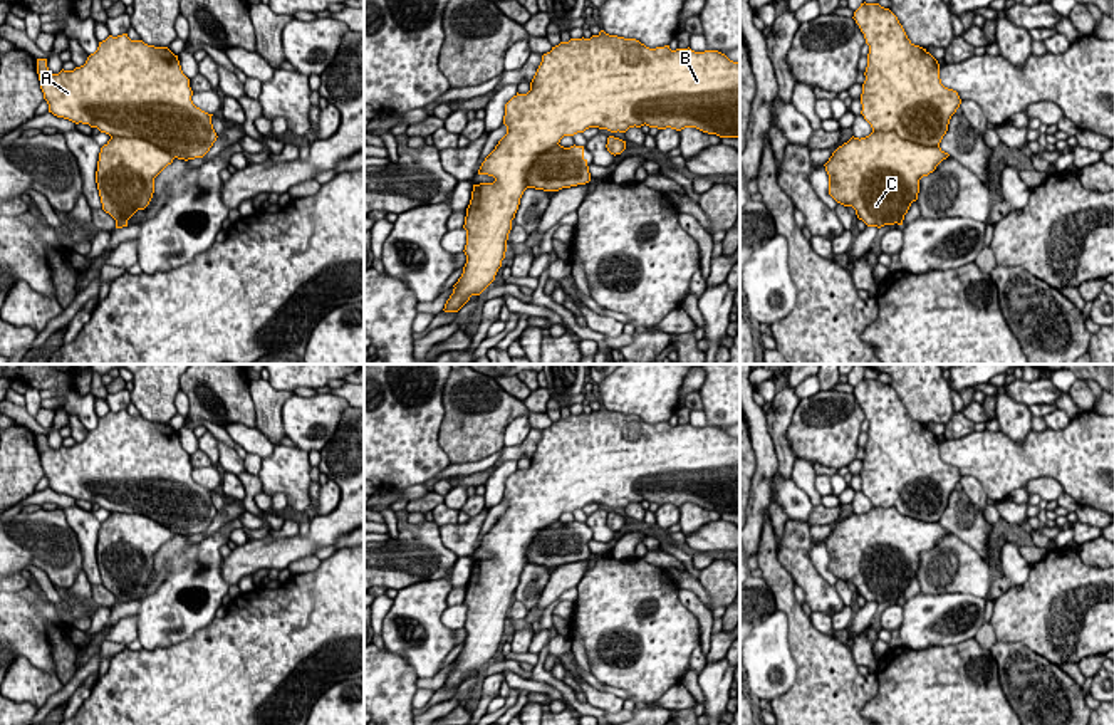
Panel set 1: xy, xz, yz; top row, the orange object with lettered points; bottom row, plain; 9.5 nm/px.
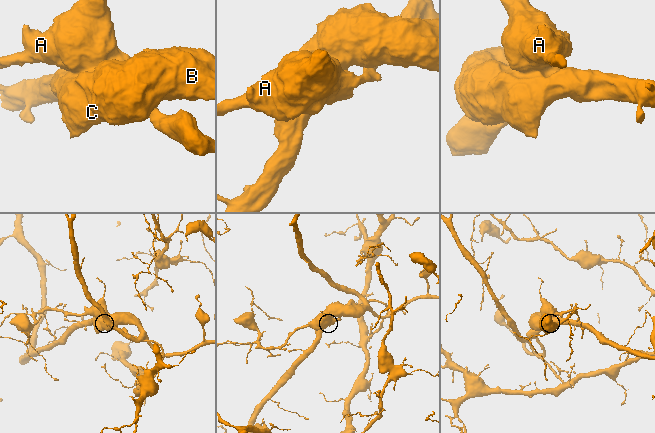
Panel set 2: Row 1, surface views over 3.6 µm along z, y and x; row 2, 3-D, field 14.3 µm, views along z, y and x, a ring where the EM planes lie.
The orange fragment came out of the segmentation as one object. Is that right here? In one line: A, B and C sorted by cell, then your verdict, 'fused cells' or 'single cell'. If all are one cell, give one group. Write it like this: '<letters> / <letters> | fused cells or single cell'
A B C | single cell

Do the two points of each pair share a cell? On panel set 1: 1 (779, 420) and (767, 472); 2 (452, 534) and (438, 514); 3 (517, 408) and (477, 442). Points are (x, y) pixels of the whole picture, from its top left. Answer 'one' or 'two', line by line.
1: two
2: two
3: one

